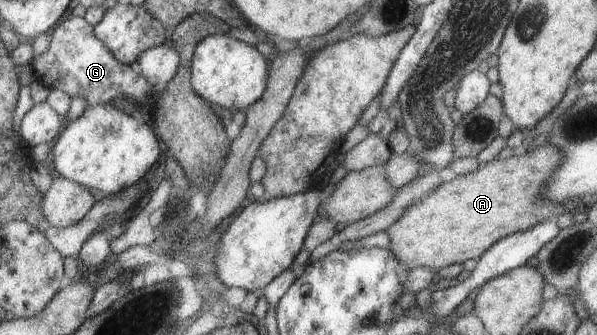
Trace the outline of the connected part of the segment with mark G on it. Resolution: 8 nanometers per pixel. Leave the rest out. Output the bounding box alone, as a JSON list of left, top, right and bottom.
[30,16,155,120]

